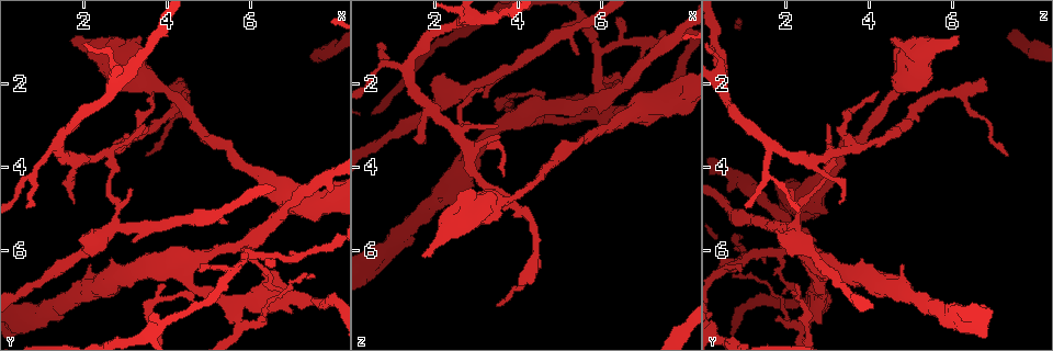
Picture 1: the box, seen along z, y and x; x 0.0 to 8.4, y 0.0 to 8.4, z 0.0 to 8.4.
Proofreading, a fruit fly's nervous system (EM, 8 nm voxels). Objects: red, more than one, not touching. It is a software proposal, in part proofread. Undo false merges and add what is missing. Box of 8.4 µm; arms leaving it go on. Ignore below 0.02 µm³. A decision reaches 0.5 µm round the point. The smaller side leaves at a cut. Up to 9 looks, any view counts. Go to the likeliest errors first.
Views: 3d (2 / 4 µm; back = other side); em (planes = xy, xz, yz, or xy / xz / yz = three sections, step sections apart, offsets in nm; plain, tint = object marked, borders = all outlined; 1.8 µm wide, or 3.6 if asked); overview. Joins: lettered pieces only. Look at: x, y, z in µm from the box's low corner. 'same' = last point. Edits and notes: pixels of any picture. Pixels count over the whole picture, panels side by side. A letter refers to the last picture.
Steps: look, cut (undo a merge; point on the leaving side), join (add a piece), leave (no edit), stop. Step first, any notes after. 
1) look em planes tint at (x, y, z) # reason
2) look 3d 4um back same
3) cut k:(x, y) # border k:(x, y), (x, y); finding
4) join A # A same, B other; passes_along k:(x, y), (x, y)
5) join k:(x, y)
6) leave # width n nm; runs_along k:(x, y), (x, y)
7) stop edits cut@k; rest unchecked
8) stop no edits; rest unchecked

look 3d 2um at (5.90, 5.85, 2.30) # three arms meet

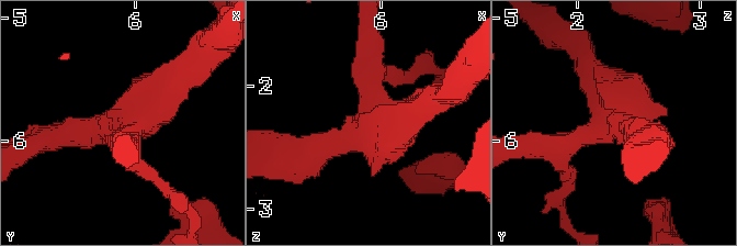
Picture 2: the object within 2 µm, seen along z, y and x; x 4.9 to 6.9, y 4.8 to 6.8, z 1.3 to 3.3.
look em xy step 8 tint at (5.94, 5.88, 2.38) # now the EM

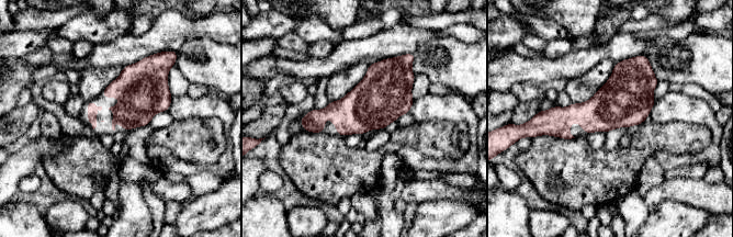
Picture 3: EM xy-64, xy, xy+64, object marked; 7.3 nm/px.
look em xz step 4 borders same # another direction

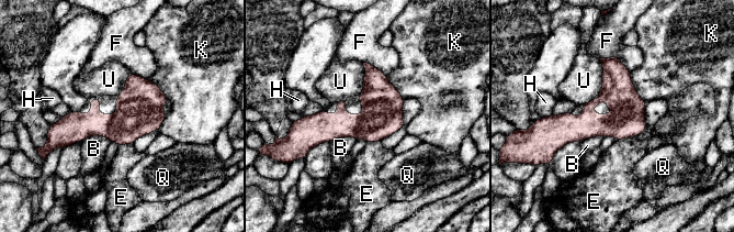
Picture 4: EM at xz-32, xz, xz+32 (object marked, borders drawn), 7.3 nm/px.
leave # width 280 nm; B other, E other, F other, H other, K other, Q other, U other; border 4:(599, 58), (602, 81), (596, 95); all the same neuron

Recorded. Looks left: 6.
look 3d 4um at (4.35, 6.45, 2.75) # a fork

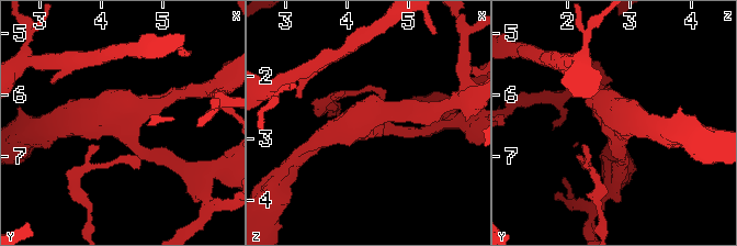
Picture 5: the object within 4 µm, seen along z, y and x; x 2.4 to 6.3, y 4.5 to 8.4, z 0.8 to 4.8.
look em 3.6um xz step 4 tint at (4.30, 6.50, 2.80) # arms 3; arm_widths 220, 240, 280 nm

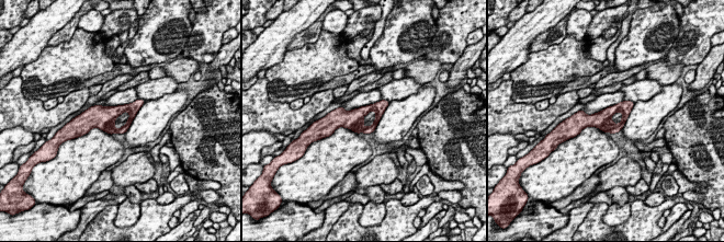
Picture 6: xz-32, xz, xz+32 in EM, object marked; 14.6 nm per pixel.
look em 3.6um planes borders same # cut it another way

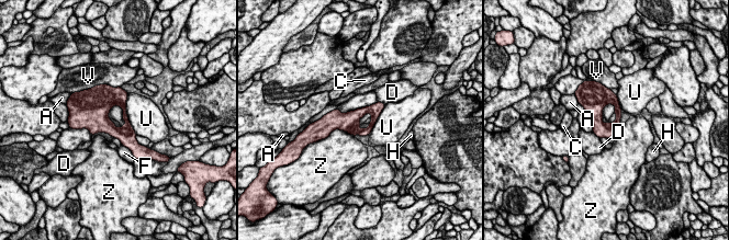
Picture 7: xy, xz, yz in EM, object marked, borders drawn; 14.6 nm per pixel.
leave # width 220 nm; A other, C other, D other, F other, H other, U other, V other, Z other; border 7:(127, 93), (126, 116), (136, 134); all the same neuron

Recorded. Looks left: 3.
look em xy step 4 borders at (4.10, 2.20, 6.75) # an open end

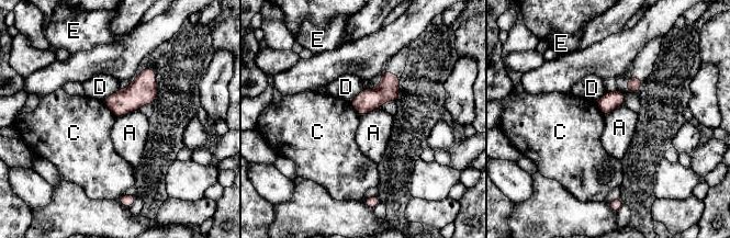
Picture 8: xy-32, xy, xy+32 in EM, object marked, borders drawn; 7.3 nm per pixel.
leave # width 140 nm; A other, C other, D other, E other; border 8:(138, 110), (116, 117); no lettered piece goes on from it

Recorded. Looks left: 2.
look em planes borders at (1.75, 0.90, 6.15) # free end

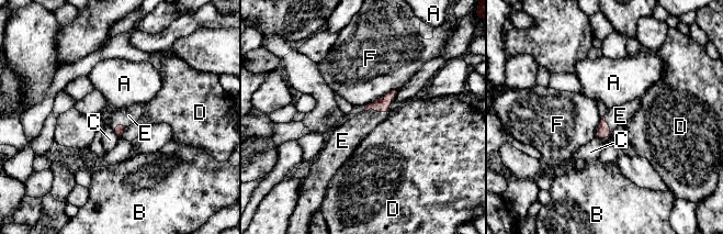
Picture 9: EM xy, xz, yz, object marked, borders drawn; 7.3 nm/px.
join E # A other, B other, C other, D other, E same, F other; passes_along 9:(381, 104), (375, 111), (354, 127); the neuron continues

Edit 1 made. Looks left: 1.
stop edits join@9; rest unchecked

